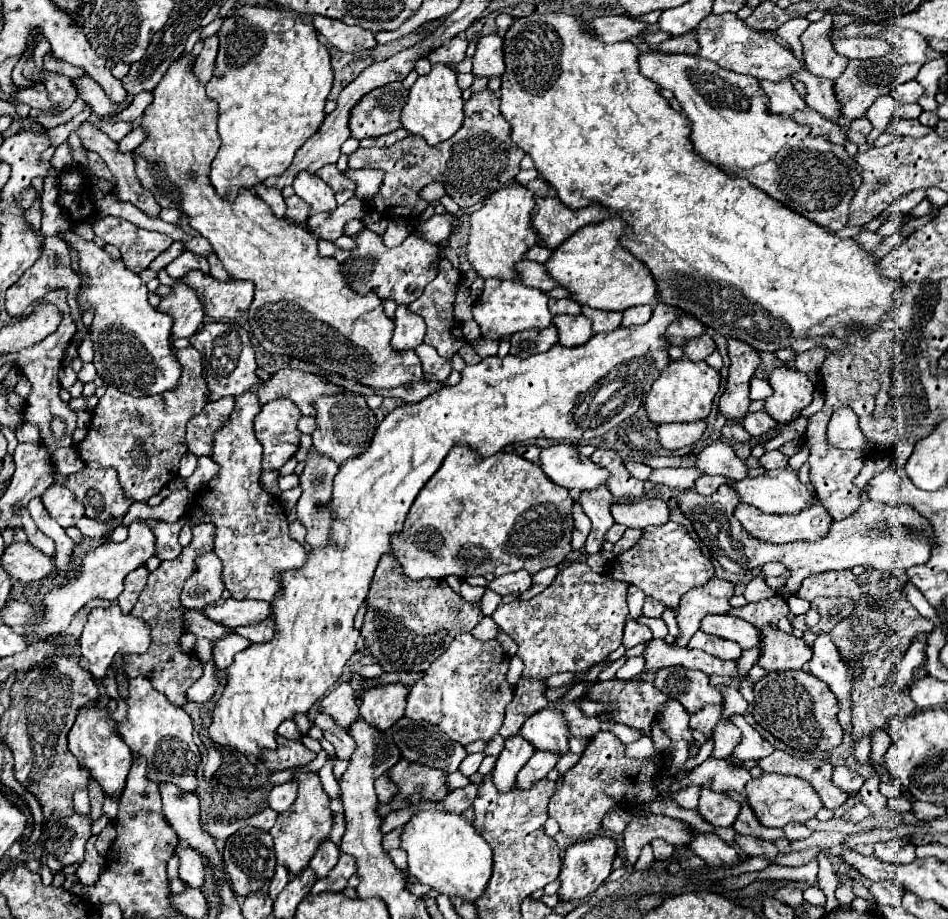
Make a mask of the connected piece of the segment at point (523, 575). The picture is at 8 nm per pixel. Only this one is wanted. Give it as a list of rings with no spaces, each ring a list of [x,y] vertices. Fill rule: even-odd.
[[[521,569],[521,571],[515,571],[515,573],[507,573],[507,575],[501,575],[501,577],[495,577],[489,587],[499,593],[499,595],[521,595],[525,593],[527,589],[531,589],[533,581],[531,581],[531,575]]]

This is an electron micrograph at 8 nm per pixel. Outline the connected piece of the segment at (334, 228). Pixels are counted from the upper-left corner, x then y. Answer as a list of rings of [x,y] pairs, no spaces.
[[[351,197],[343,205],[339,205],[333,213],[317,213],[307,219],[307,225],[311,227],[313,233],[321,235],[327,241],[335,241],[341,235],[345,235],[345,225],[353,219],[359,219],[365,213],[365,205],[359,205],[357,197]]]

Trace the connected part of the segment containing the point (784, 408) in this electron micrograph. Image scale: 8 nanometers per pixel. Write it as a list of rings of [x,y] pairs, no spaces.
[[[775,367],[769,375],[769,385],[773,387],[773,395],[765,399],[765,411],[781,423],[797,419],[811,403],[815,391],[809,375],[793,367]]]

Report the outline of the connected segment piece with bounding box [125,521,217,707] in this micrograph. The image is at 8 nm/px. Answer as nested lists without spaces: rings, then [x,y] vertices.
[[[197,523],[193,525],[193,541],[183,547],[181,555],[171,559],[171,561],[163,561],[151,575],[149,581],[141,593],[141,597],[137,599],[135,607],[131,609],[131,615],[145,619],[153,629],[151,629],[151,645],[143,655],[131,655],[125,659],[125,675],[127,677],[137,677],[137,675],[147,675],[151,673],[151,683],[155,685],[155,689],[159,689],[161,693],[167,695],[167,699],[173,705],[187,705],[187,695],[185,691],[201,677],[203,673],[203,663],[199,661],[199,657],[189,651],[183,653],[181,651],[181,633],[185,631],[185,623],[181,619],[181,613],[185,613],[185,605],[181,603],[181,591],[185,581],[191,577],[191,573],[195,573],[195,561],[199,555],[213,551],[213,541],[215,541],[215,525],[213,523]]]

